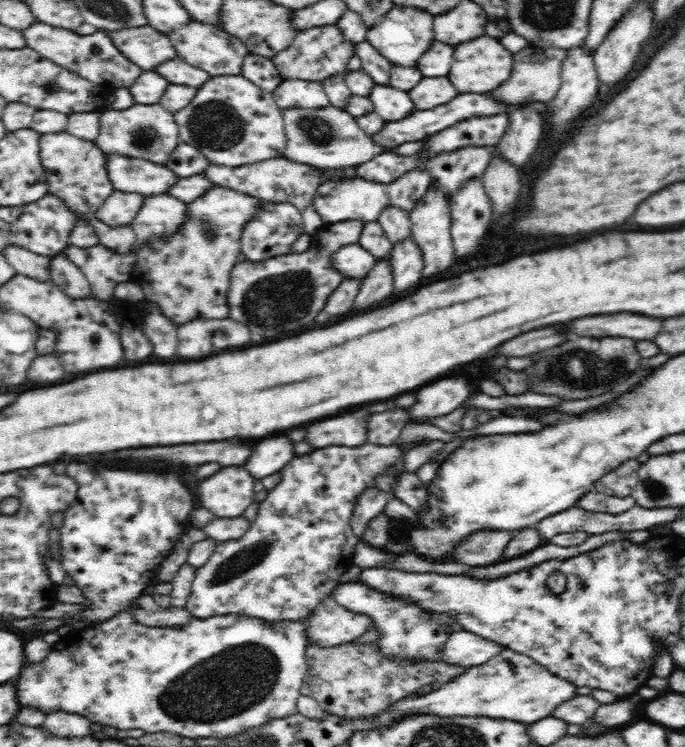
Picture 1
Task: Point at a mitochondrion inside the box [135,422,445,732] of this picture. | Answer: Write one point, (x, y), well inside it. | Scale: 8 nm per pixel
(234, 680)

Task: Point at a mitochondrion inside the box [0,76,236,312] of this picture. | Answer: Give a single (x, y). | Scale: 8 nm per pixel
(143, 137)

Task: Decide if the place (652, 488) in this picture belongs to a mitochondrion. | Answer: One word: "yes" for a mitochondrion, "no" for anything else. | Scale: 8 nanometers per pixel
yes

